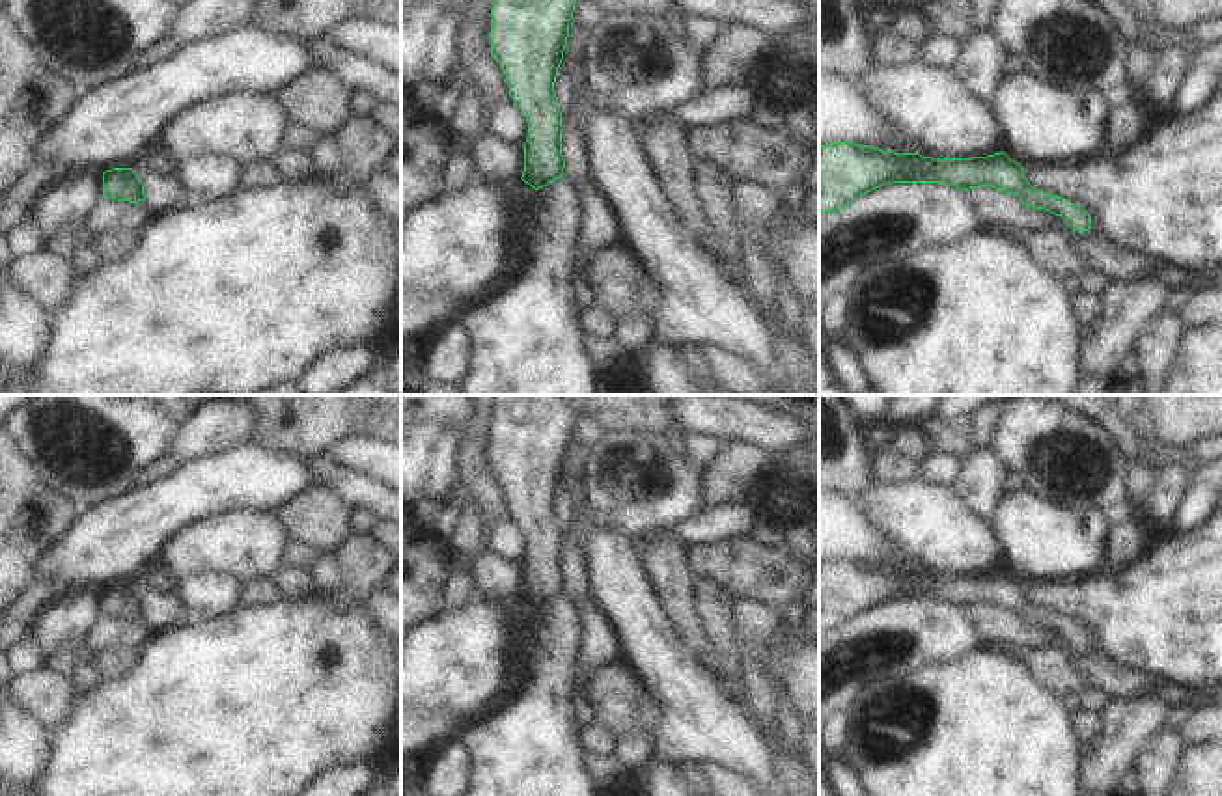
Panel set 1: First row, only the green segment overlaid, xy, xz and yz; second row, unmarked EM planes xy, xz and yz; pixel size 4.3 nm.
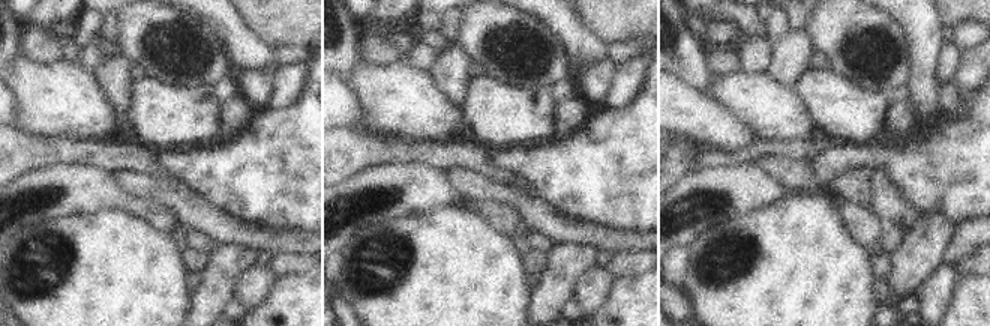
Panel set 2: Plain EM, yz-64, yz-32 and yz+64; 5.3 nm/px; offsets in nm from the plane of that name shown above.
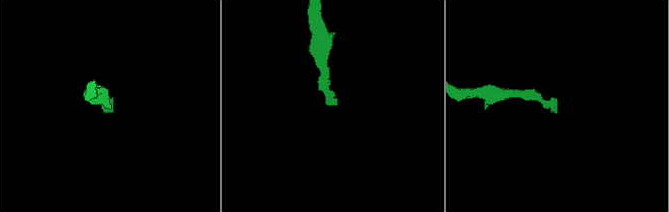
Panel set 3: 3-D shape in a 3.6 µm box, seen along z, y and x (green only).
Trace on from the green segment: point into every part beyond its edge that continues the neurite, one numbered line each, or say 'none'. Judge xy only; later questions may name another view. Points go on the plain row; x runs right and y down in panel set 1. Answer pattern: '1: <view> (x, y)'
none

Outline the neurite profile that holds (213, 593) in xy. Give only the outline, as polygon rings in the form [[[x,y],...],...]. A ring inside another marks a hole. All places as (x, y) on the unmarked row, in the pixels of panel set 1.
[[[216,570],[177,582],[175,589],[207,619],[229,615],[244,602],[244,582]]]

